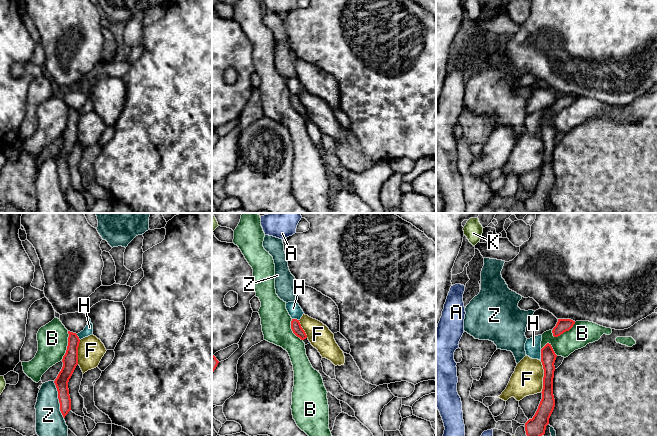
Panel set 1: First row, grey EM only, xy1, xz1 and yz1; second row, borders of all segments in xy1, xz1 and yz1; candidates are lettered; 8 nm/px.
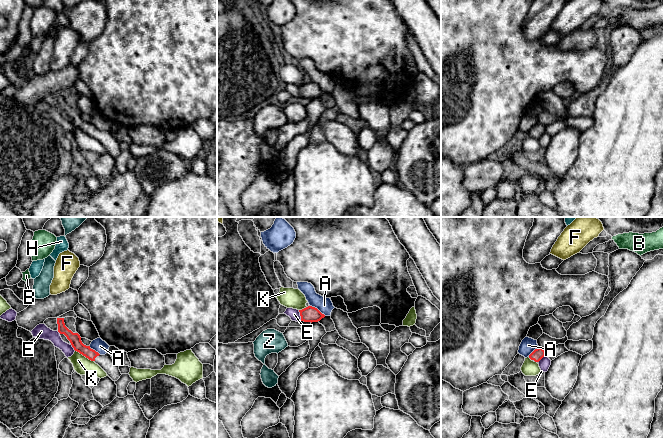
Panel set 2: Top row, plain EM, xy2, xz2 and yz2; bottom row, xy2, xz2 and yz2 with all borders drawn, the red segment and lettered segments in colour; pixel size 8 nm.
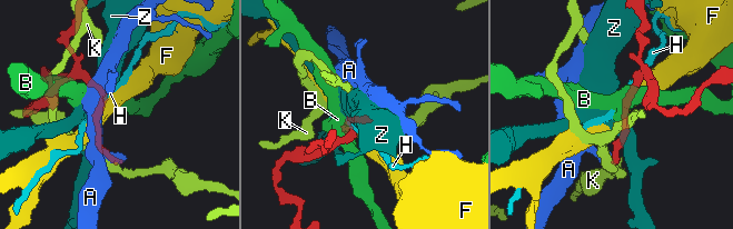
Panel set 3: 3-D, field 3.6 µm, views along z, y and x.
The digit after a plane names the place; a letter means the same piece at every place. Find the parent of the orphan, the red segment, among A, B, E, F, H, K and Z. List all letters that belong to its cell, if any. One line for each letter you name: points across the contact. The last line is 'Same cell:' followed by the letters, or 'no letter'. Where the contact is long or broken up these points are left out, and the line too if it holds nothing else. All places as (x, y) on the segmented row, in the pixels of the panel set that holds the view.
Same cell: no letter

